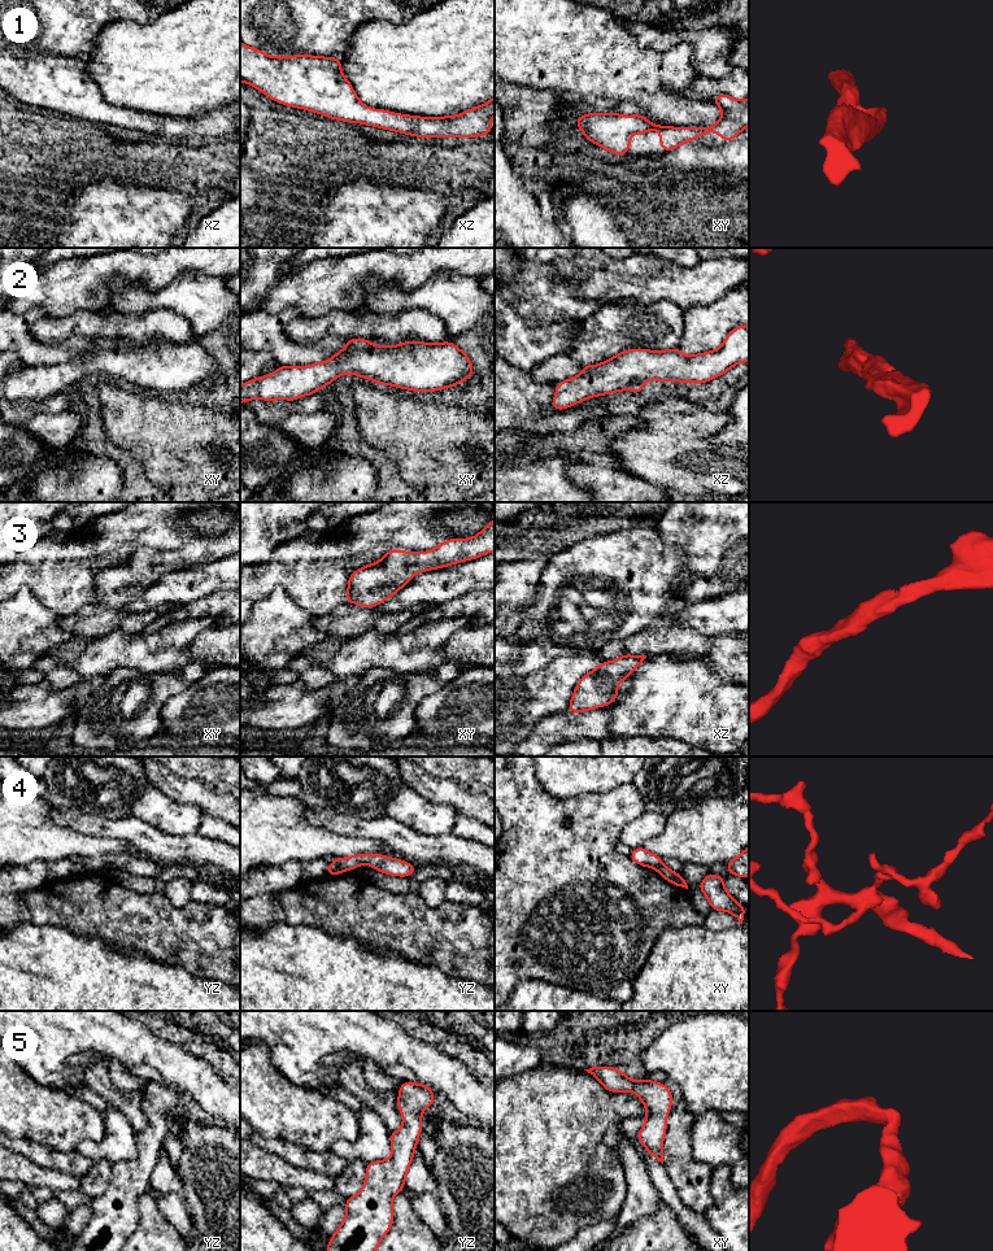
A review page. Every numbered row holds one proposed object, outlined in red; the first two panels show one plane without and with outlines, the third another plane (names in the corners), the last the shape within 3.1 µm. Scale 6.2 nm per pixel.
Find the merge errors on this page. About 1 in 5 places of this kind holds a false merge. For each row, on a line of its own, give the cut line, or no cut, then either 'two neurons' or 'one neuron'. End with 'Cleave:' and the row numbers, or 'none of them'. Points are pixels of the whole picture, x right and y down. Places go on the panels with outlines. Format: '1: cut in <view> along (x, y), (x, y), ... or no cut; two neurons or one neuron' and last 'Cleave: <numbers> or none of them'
1: no cut; one neuron
2: no cut; one neuron
3: no cut; one neuron
4: cut in yz along (332, 863), (342, 871); two neurons
5: no cut; one neuron
Cleave: 4

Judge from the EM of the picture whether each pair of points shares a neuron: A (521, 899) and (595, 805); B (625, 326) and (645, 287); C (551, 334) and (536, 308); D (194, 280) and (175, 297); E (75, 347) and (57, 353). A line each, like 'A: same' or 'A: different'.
A: same
B: different
C: different
D: same
E: same

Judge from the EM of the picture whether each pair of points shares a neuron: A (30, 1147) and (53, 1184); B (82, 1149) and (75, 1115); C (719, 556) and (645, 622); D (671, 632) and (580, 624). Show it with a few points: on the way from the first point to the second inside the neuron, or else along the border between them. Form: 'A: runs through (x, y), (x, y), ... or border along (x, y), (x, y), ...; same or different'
A: border along (14, 1151), (38, 1164), (72, 1173); different
B: border along (105, 1124), (100, 1140), (83, 1140), (75, 1150); different
C: border along (684, 565), (692, 579), (676, 595), (683, 605); different
D: border along (654, 623), (621, 641); different

